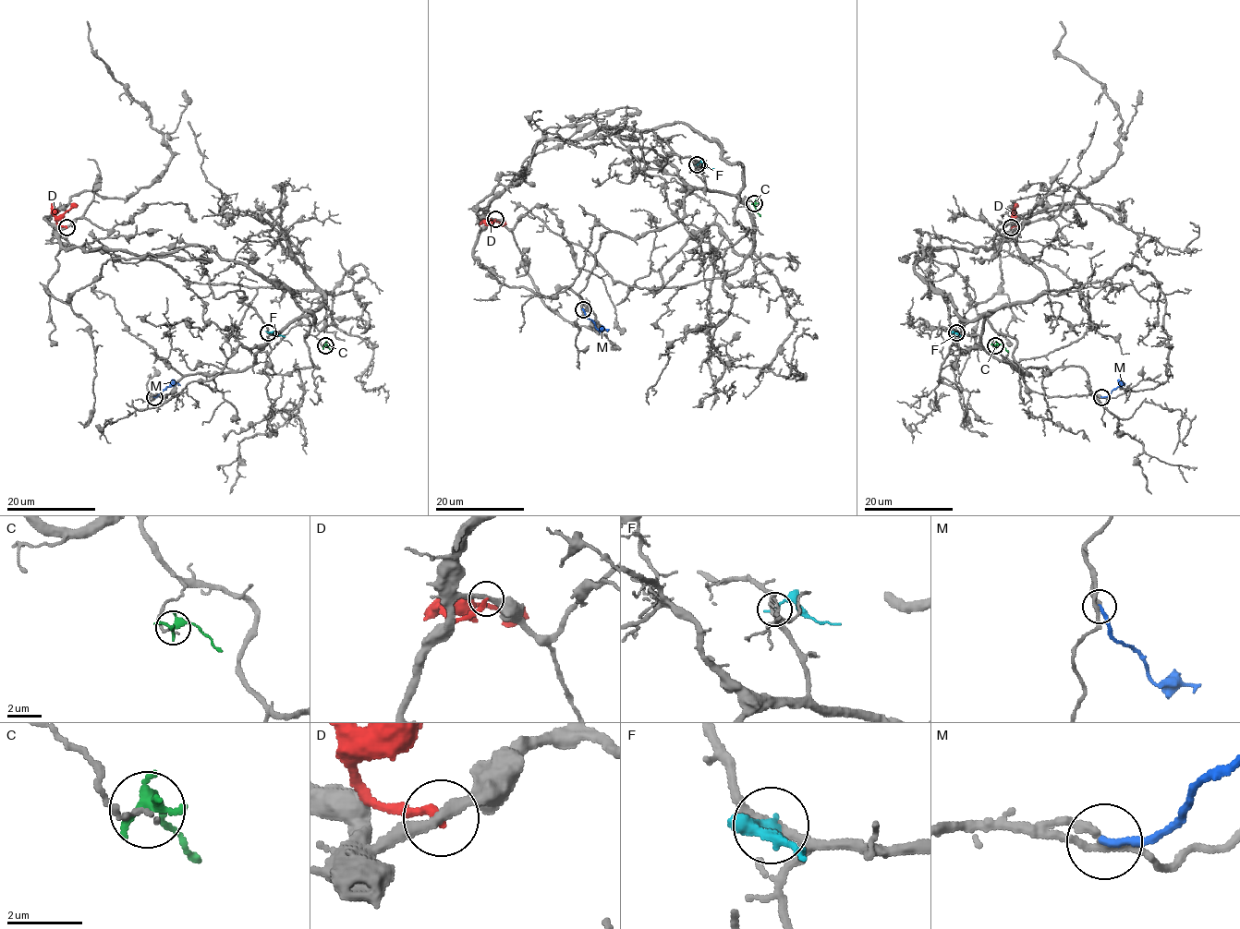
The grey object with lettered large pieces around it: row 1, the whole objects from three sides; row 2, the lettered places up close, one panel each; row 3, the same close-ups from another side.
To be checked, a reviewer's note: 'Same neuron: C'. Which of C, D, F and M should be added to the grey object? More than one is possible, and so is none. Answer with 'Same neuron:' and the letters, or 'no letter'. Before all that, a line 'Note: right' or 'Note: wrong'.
Note: wrong
Same neuron: M

